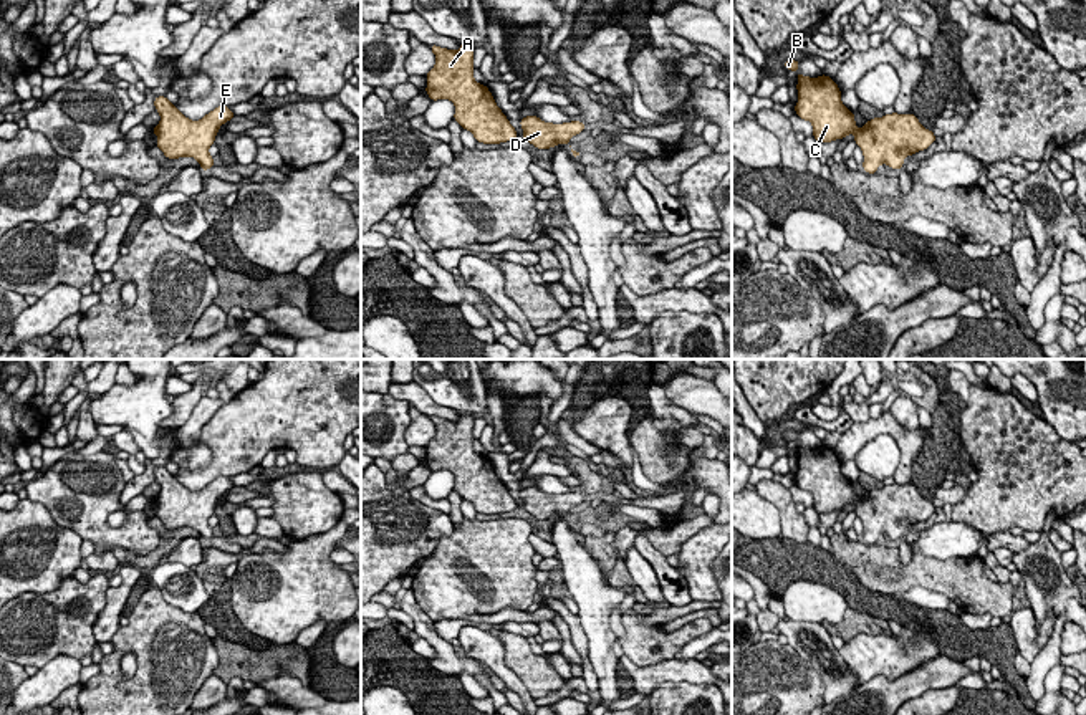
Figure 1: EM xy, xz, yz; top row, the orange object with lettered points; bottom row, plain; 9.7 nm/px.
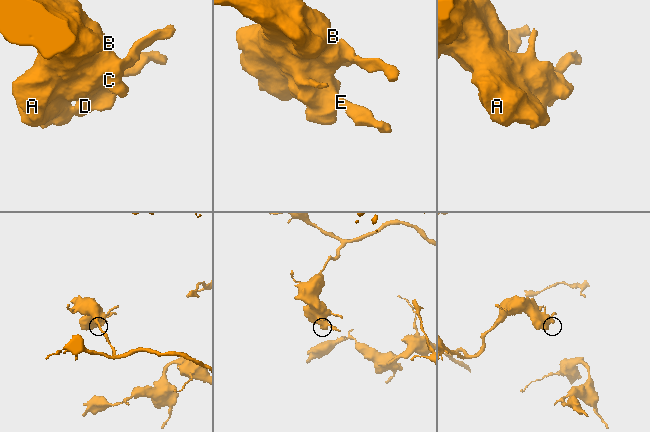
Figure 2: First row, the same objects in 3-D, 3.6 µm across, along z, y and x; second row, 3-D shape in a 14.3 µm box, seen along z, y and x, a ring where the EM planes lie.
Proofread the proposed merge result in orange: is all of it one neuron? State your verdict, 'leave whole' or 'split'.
leave whole

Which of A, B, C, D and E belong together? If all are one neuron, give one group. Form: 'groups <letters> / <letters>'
groups A B C D E

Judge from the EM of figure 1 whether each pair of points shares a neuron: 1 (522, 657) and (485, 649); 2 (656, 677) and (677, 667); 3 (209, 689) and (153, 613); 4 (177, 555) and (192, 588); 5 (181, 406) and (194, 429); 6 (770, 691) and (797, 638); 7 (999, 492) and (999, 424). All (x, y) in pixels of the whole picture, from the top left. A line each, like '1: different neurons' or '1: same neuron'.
1: different neurons
2: same neuron
3: different neurons
4: different neurons
5: different neurons
6: different neurons
7: same neuron

